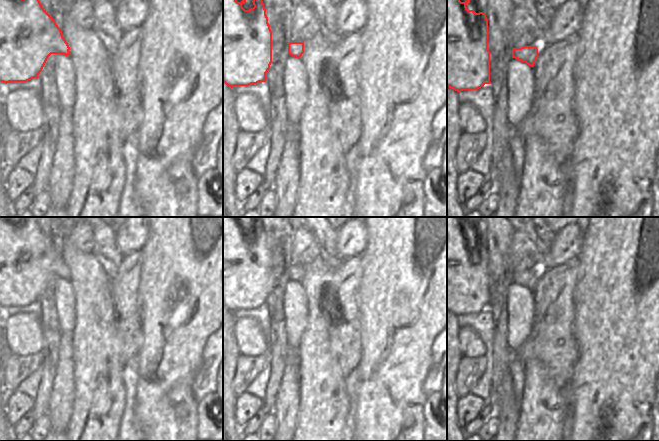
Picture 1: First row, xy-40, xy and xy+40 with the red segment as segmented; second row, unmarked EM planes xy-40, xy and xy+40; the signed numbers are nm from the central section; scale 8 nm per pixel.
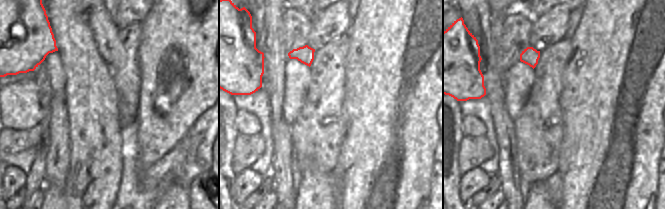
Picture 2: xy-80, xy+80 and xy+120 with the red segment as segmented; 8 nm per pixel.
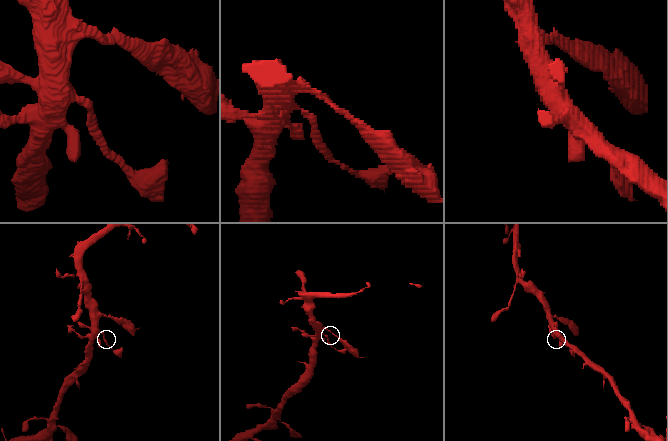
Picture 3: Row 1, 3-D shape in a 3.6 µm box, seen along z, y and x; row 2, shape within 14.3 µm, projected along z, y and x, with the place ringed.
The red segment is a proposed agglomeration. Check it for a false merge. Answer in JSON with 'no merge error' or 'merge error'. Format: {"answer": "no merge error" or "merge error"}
{"answer": "merge error"}

